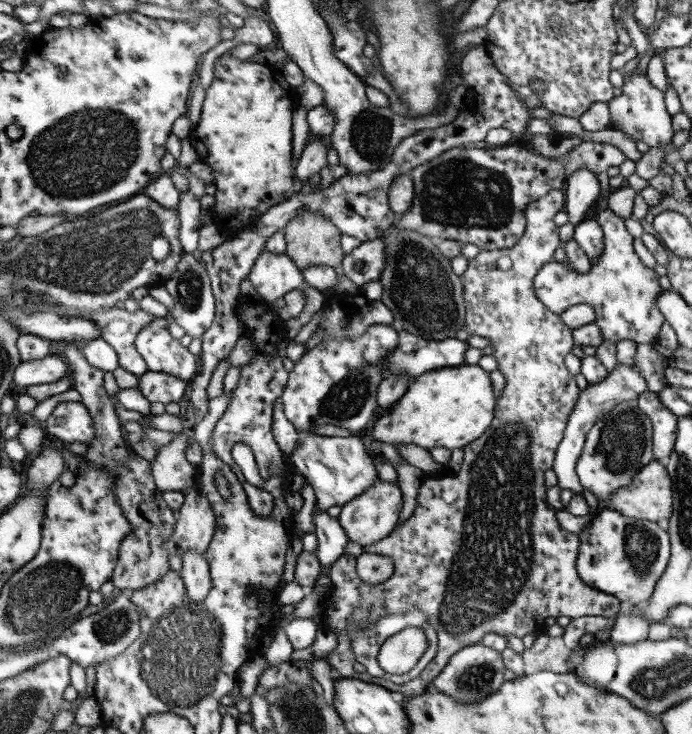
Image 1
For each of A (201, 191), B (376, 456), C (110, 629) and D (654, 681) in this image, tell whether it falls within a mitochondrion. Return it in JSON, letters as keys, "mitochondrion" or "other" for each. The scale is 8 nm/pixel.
{"A":"other","B":"other","C":"mitochondrion","D":"mitochondrion"}

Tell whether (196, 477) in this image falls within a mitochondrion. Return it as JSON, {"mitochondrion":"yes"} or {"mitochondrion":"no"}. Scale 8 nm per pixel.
{"mitochondrion":"no"}

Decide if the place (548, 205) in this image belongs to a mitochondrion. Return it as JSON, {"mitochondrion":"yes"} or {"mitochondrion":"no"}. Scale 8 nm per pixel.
{"mitochondrion":"no"}

